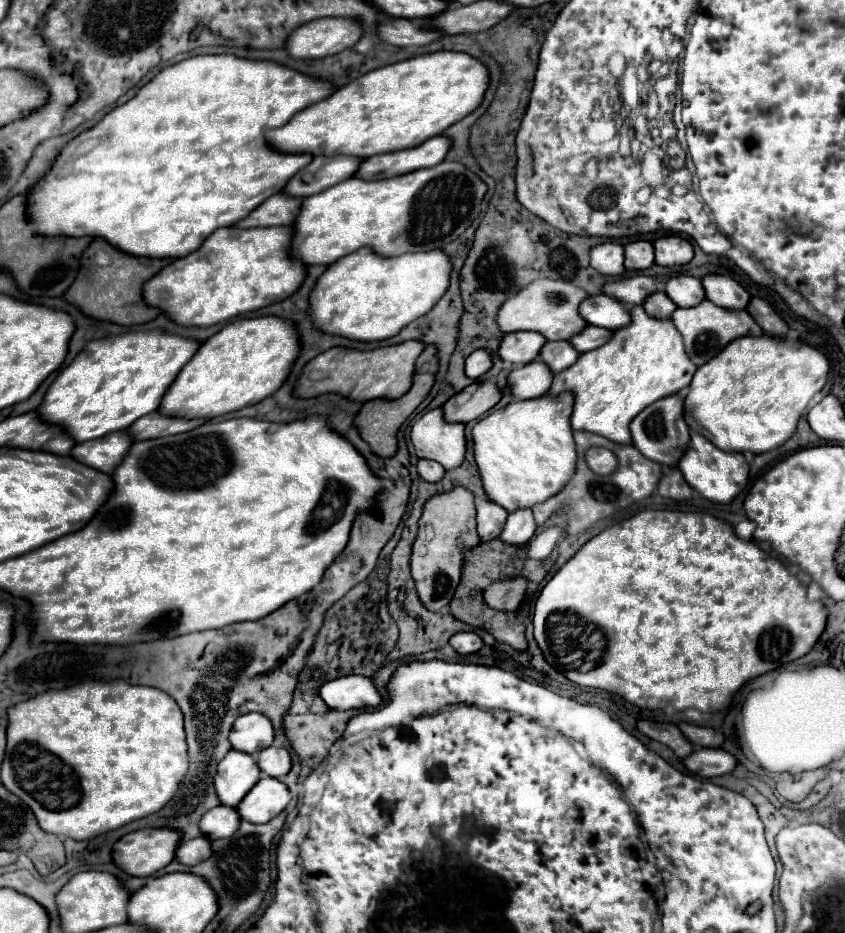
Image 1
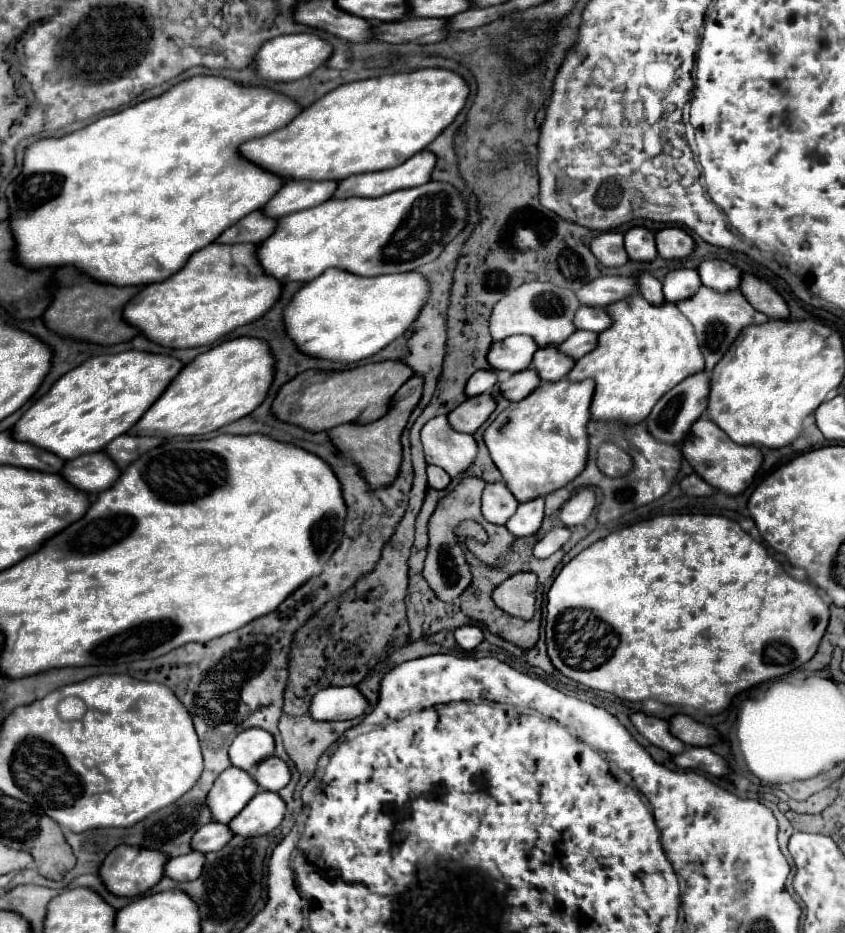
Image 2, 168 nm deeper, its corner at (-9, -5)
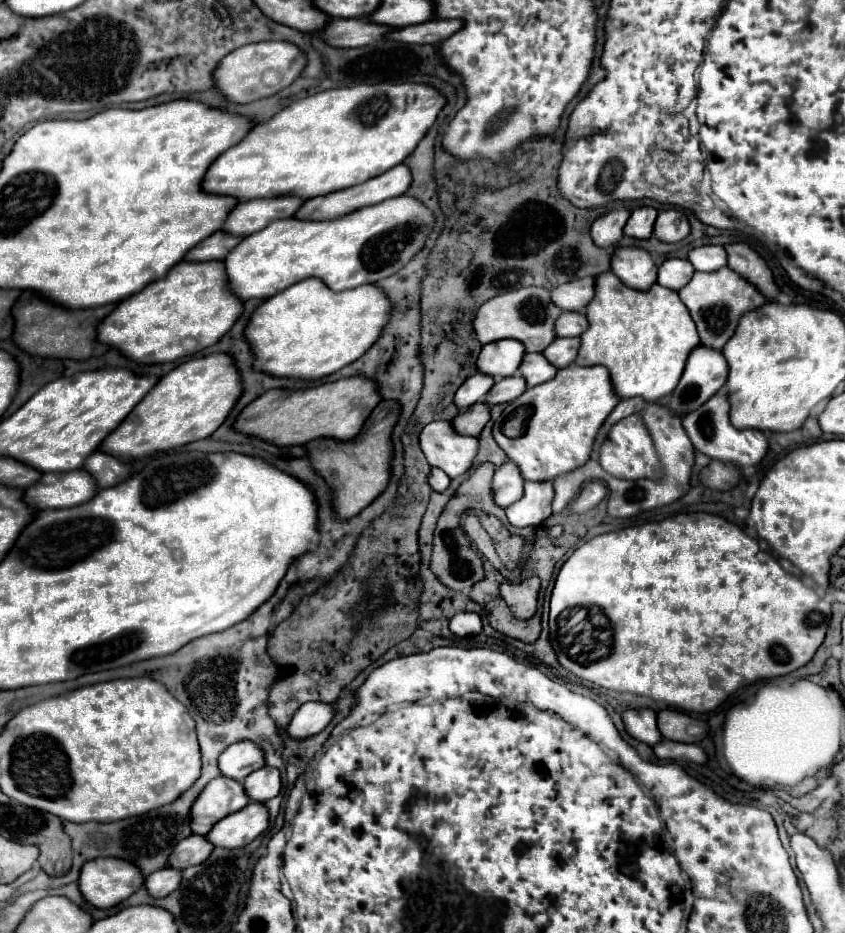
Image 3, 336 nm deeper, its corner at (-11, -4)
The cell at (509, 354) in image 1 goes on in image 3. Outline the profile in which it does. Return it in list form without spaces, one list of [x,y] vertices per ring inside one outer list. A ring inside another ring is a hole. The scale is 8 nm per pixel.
[[[497,340],[483,346],[477,366],[479,372],[485,372],[493,378],[505,378],[519,370],[523,356],[525,346],[519,340]]]

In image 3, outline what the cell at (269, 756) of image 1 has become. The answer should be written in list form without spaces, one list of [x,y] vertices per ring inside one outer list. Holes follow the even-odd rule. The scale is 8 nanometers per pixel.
[[[263,766],[243,780],[245,792],[253,802],[267,802],[281,790],[281,772],[273,766]]]

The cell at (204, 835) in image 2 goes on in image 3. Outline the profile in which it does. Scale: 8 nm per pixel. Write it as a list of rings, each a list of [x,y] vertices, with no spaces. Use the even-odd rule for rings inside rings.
[[[191,834],[189,838],[181,840],[181,844],[177,844],[177,848],[173,850],[173,856],[169,858],[169,866],[185,870],[193,864],[201,864],[209,858],[213,848],[215,846],[207,840],[207,836]]]

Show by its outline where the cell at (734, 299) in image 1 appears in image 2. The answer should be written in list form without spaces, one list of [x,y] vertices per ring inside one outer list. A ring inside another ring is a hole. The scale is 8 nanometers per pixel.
[[[707,259],[699,267],[701,283],[715,289],[715,291],[729,291],[737,289],[741,283],[741,273],[735,265],[721,261],[721,259]]]

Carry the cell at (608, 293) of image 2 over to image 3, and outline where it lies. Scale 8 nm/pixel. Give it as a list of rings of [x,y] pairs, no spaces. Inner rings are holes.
[[[581,278],[553,290],[553,302],[563,310],[585,310],[595,296],[595,278]]]

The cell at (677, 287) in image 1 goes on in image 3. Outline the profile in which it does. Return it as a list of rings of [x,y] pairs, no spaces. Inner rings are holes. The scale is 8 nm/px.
[[[671,258],[671,260],[665,260],[661,264],[659,276],[657,276],[657,284],[677,292],[677,290],[681,290],[683,286],[689,284],[693,274],[695,274],[695,268],[689,264],[689,260]]]

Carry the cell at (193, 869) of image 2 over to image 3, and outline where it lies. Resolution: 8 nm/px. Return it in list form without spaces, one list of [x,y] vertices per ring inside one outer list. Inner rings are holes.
[[[165,866],[165,868],[161,868],[161,870],[157,870],[157,872],[153,872],[153,874],[147,876],[145,888],[149,890],[151,896],[163,898],[163,896],[167,896],[169,892],[173,892],[173,888],[179,888],[179,884],[181,884],[181,874],[183,874],[181,870]]]

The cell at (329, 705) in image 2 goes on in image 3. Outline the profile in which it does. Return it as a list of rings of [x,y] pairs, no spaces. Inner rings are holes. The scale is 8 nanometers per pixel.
[[[309,702],[297,710],[287,728],[289,732],[293,732],[293,736],[313,736],[321,732],[321,728],[325,728],[333,718],[335,718],[333,704]]]

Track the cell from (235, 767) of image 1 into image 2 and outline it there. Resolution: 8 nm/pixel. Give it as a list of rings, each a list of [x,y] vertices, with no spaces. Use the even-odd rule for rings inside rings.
[[[237,767],[225,769],[211,793],[207,793],[207,807],[211,809],[211,819],[219,823],[229,823],[259,791],[255,779]]]

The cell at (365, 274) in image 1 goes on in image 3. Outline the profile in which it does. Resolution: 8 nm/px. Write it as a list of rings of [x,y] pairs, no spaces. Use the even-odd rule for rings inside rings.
[[[317,278],[301,280],[301,284],[293,284],[293,288],[287,288],[285,292],[265,300],[251,316],[251,322],[247,326],[247,338],[251,340],[255,350],[255,368],[273,376],[301,380],[317,380],[333,374],[343,366],[359,360],[375,344],[375,340],[381,338],[381,332],[391,320],[391,312],[393,302],[389,302],[389,296],[381,292],[381,288],[375,284],[333,292]]]

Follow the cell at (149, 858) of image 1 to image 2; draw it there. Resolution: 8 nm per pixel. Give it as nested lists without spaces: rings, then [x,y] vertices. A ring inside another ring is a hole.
[[[121,845],[105,857],[99,867],[99,877],[109,893],[135,897],[161,881],[165,863],[167,857],[159,851]]]

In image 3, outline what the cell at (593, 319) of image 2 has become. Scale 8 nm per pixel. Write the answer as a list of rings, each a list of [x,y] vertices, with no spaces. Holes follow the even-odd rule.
[[[563,312],[557,320],[557,336],[581,336],[589,328],[587,316],[583,312]]]

